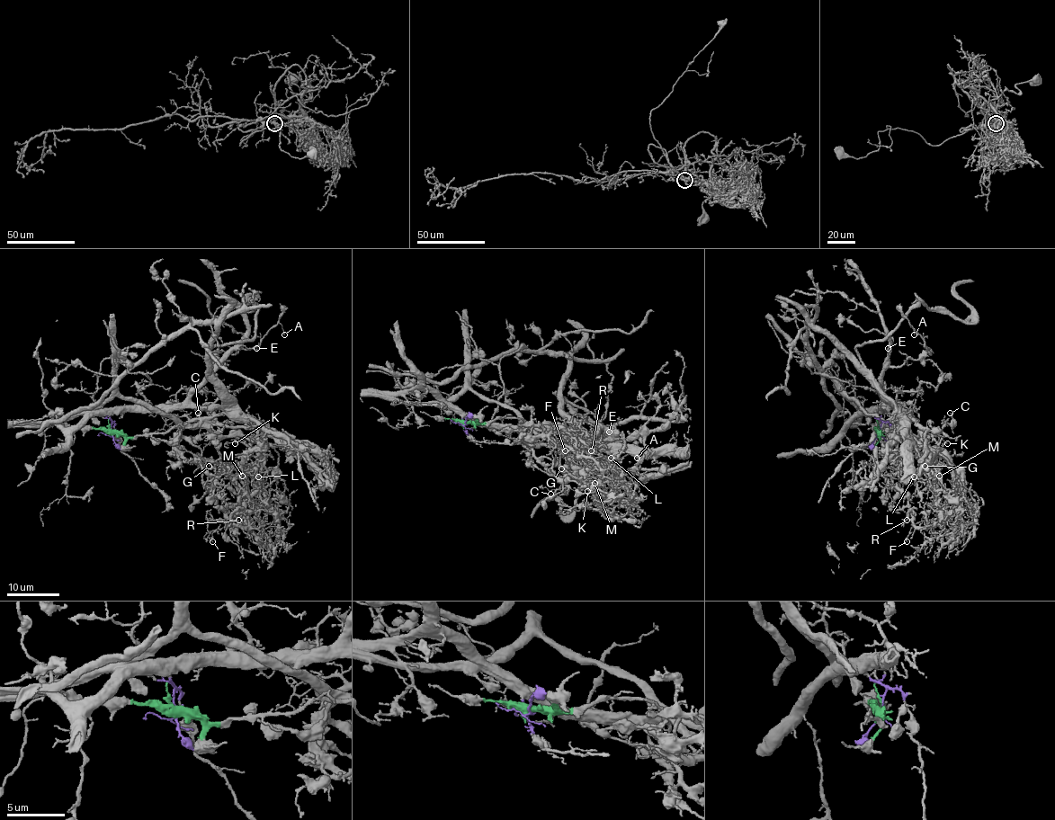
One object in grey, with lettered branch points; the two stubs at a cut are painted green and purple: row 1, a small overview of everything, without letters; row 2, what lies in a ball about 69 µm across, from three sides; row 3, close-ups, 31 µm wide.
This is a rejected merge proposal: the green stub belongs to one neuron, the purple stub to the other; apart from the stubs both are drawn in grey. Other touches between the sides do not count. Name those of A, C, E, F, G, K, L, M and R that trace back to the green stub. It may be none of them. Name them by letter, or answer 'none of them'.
F, G, K, L, M, R

